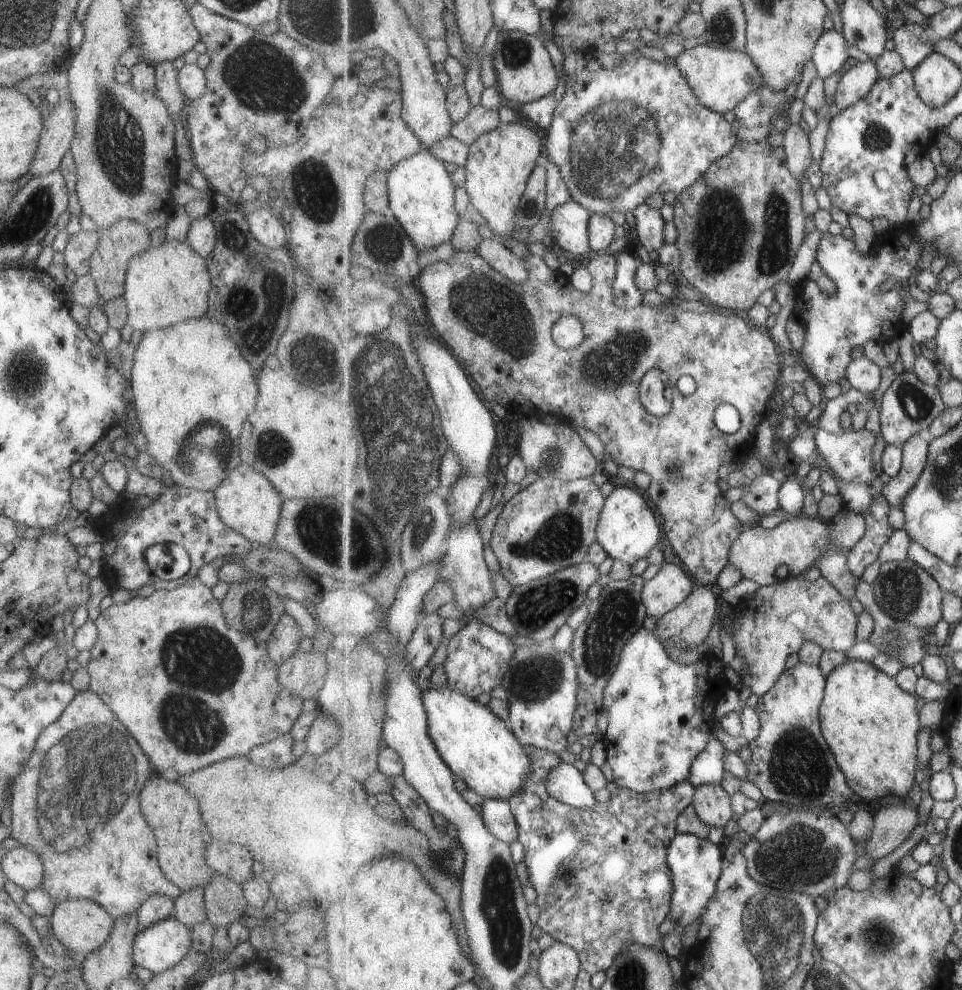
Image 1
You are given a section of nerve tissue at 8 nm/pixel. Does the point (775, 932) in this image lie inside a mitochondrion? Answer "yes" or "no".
yes

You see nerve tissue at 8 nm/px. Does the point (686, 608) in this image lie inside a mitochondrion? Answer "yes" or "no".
no

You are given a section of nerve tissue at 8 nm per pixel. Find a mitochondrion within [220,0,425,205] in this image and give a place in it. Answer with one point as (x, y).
(263, 78)

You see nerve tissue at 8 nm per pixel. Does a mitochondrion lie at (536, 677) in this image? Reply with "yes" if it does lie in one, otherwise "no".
yes

